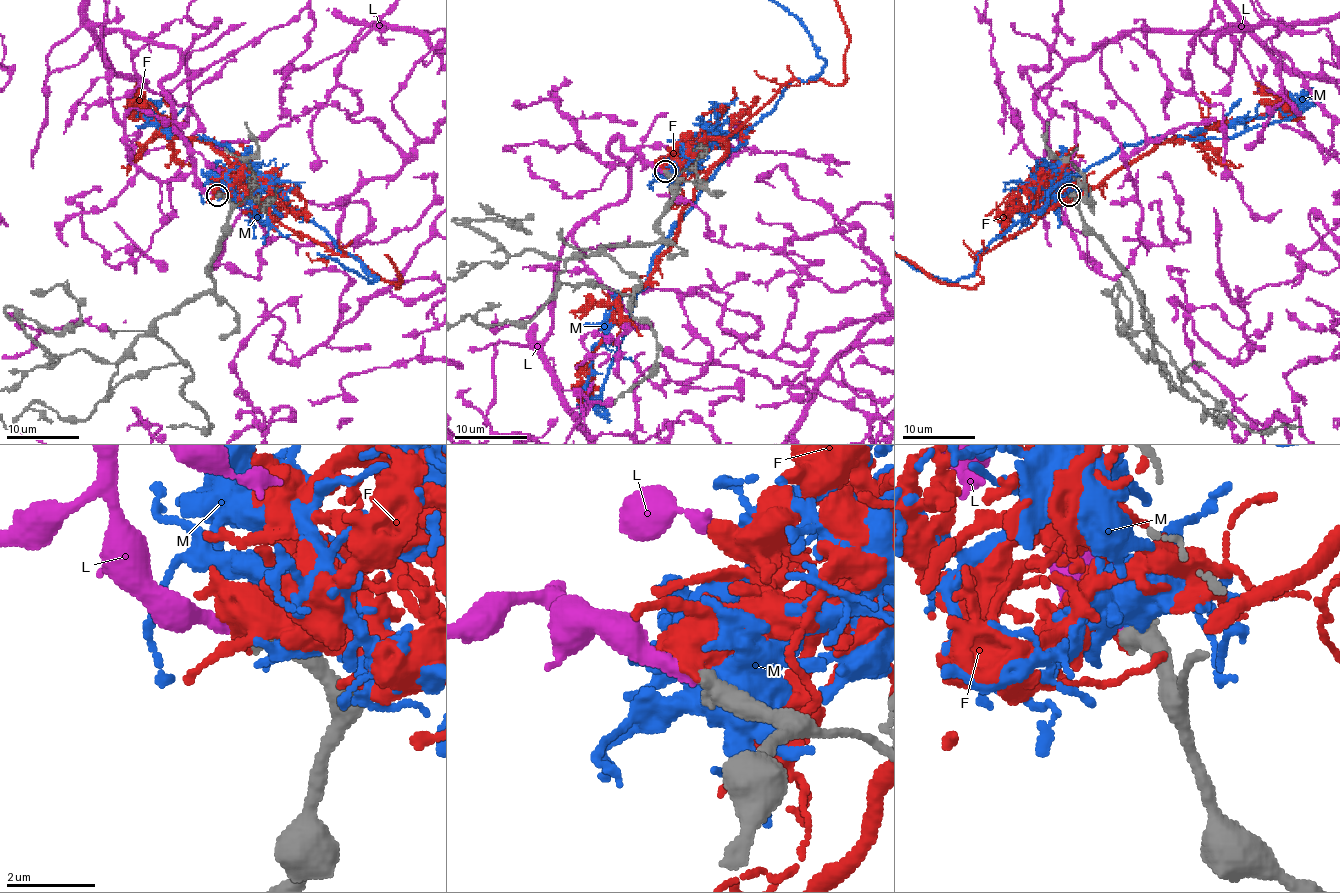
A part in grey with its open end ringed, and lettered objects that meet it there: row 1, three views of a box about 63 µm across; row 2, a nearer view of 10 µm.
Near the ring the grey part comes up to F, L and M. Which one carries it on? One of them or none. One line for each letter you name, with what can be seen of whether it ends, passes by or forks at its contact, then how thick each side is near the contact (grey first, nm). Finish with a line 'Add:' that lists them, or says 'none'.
L: it ends there; 440 nm thick on the grey side, 340 nm on the other
Add: L

